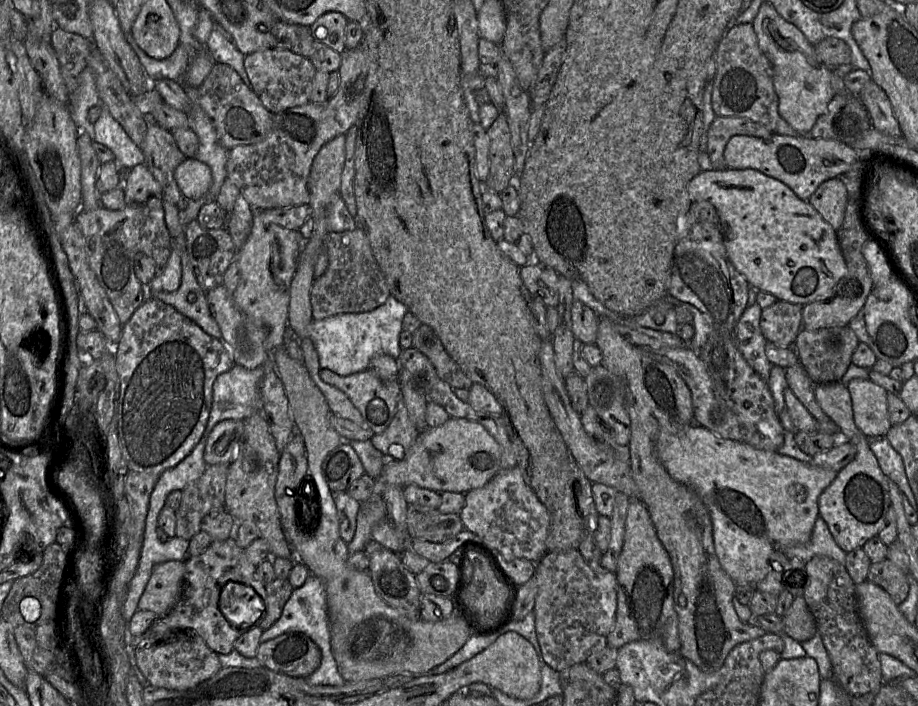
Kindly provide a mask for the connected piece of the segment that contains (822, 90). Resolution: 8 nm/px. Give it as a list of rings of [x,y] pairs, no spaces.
[[[771,3],[761,4],[752,26],[759,48],[771,64],[780,116],[801,135],[808,134],[835,96],[831,85],[833,69],[817,60],[814,46],[794,25],[779,16]]]

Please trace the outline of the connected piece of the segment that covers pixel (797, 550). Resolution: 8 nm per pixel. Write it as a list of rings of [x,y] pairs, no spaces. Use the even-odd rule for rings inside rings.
[[[819,515],[815,521],[810,540],[805,544],[789,547],[783,552],[788,559],[807,562],[814,556],[822,555],[845,565],[846,552],[842,550],[832,536],[825,520]]]

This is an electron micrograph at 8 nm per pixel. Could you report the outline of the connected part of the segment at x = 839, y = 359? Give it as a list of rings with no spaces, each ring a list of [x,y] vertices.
[[[846,326],[827,327],[818,330],[801,329],[794,341],[794,349],[800,364],[815,385],[839,382],[849,365],[852,354],[860,341],[851,328]]]

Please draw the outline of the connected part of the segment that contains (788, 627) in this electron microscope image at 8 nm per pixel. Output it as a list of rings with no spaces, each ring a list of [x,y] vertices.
[[[803,597],[794,598],[791,607],[782,619],[783,634],[799,642],[807,641],[818,633],[814,616]]]

